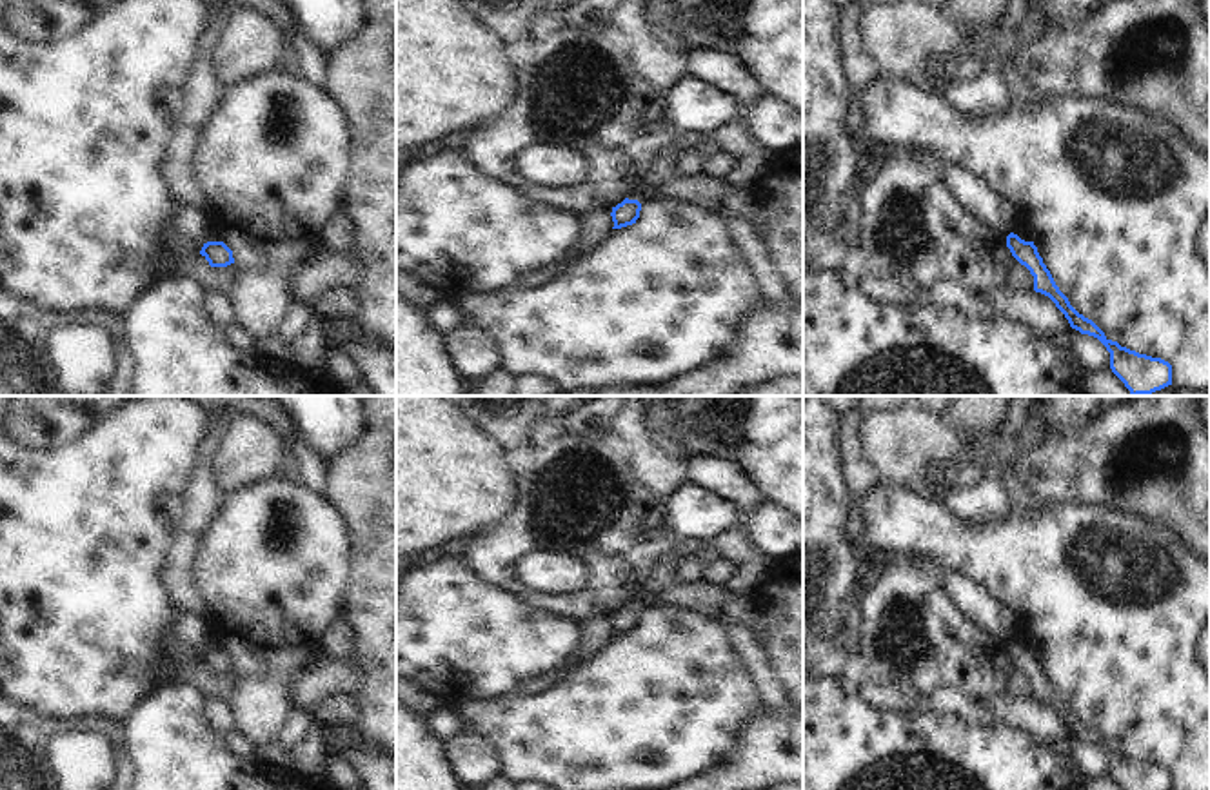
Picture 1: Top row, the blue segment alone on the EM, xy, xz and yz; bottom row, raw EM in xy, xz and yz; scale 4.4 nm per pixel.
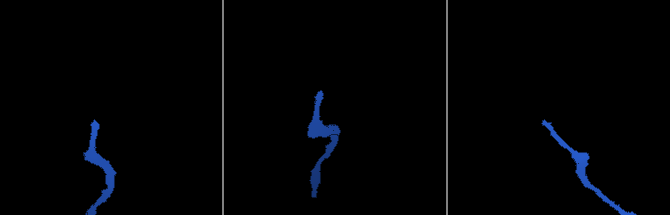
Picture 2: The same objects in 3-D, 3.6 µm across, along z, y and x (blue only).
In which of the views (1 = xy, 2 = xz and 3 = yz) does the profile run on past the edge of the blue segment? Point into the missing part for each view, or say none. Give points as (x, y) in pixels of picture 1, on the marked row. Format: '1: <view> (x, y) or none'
1: none
2: none
3: none

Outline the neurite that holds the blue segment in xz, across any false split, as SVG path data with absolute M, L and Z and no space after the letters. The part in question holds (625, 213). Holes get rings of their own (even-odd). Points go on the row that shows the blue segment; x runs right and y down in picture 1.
M625 198L621 203L612 207L612 212L610 212L614 222L612 229L621 229L636 223L636 220L640 218L640 211L641 211L641 203L638 200Z

